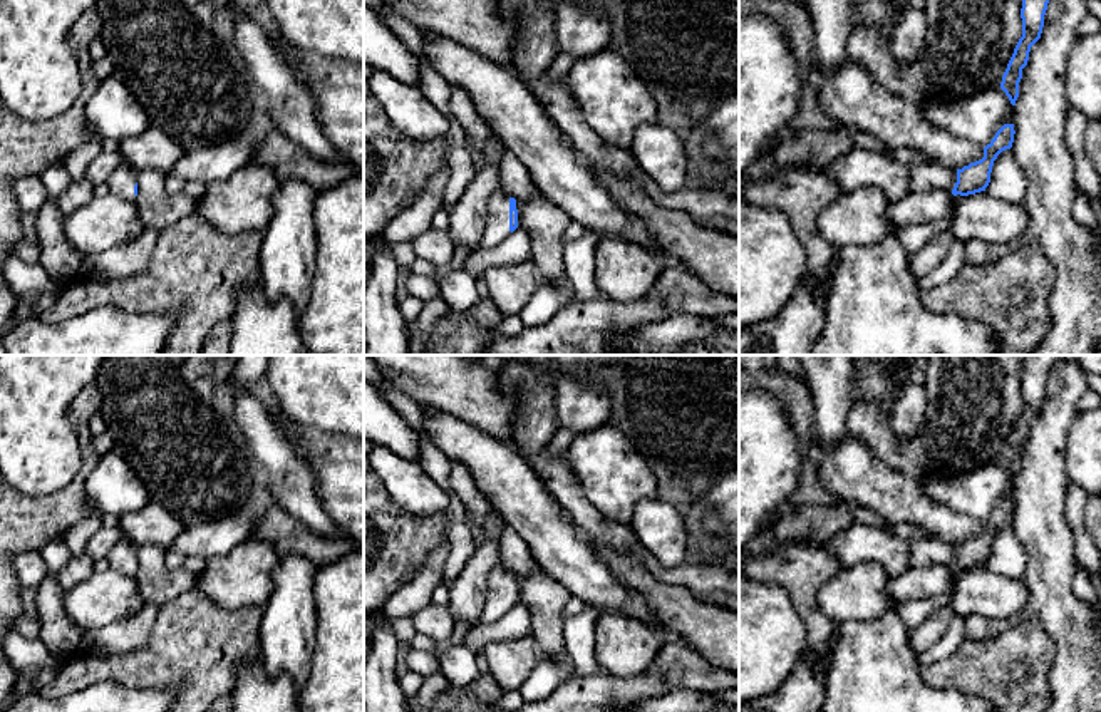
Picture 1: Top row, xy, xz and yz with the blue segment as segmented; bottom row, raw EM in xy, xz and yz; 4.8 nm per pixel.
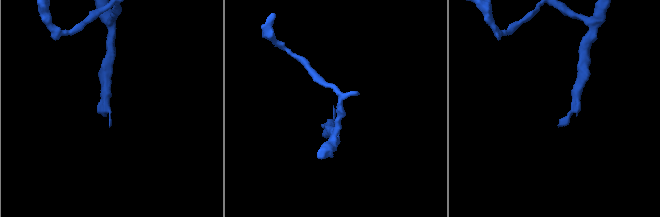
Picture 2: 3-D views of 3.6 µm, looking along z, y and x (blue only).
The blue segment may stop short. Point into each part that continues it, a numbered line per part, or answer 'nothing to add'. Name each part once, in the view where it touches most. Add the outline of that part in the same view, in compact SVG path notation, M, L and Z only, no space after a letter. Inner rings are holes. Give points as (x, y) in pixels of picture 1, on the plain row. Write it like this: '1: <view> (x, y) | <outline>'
1: xz (496, 603) | M499 563L488 573L488 588L481 623L489 625L503 618L509 611L509 570Z

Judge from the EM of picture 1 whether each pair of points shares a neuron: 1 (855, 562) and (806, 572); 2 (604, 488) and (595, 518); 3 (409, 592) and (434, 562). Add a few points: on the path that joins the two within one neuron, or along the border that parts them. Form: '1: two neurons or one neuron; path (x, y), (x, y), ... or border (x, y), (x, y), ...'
1: two neurons; border (828, 546), (840, 568), (816, 595)
2: two neurons; border (575, 478), (594, 508), (632, 530)
3: one neuron; path (418, 585), (433, 570)

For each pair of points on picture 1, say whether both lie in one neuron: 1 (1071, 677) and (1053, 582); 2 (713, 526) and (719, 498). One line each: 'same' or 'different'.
1: same
2: different

